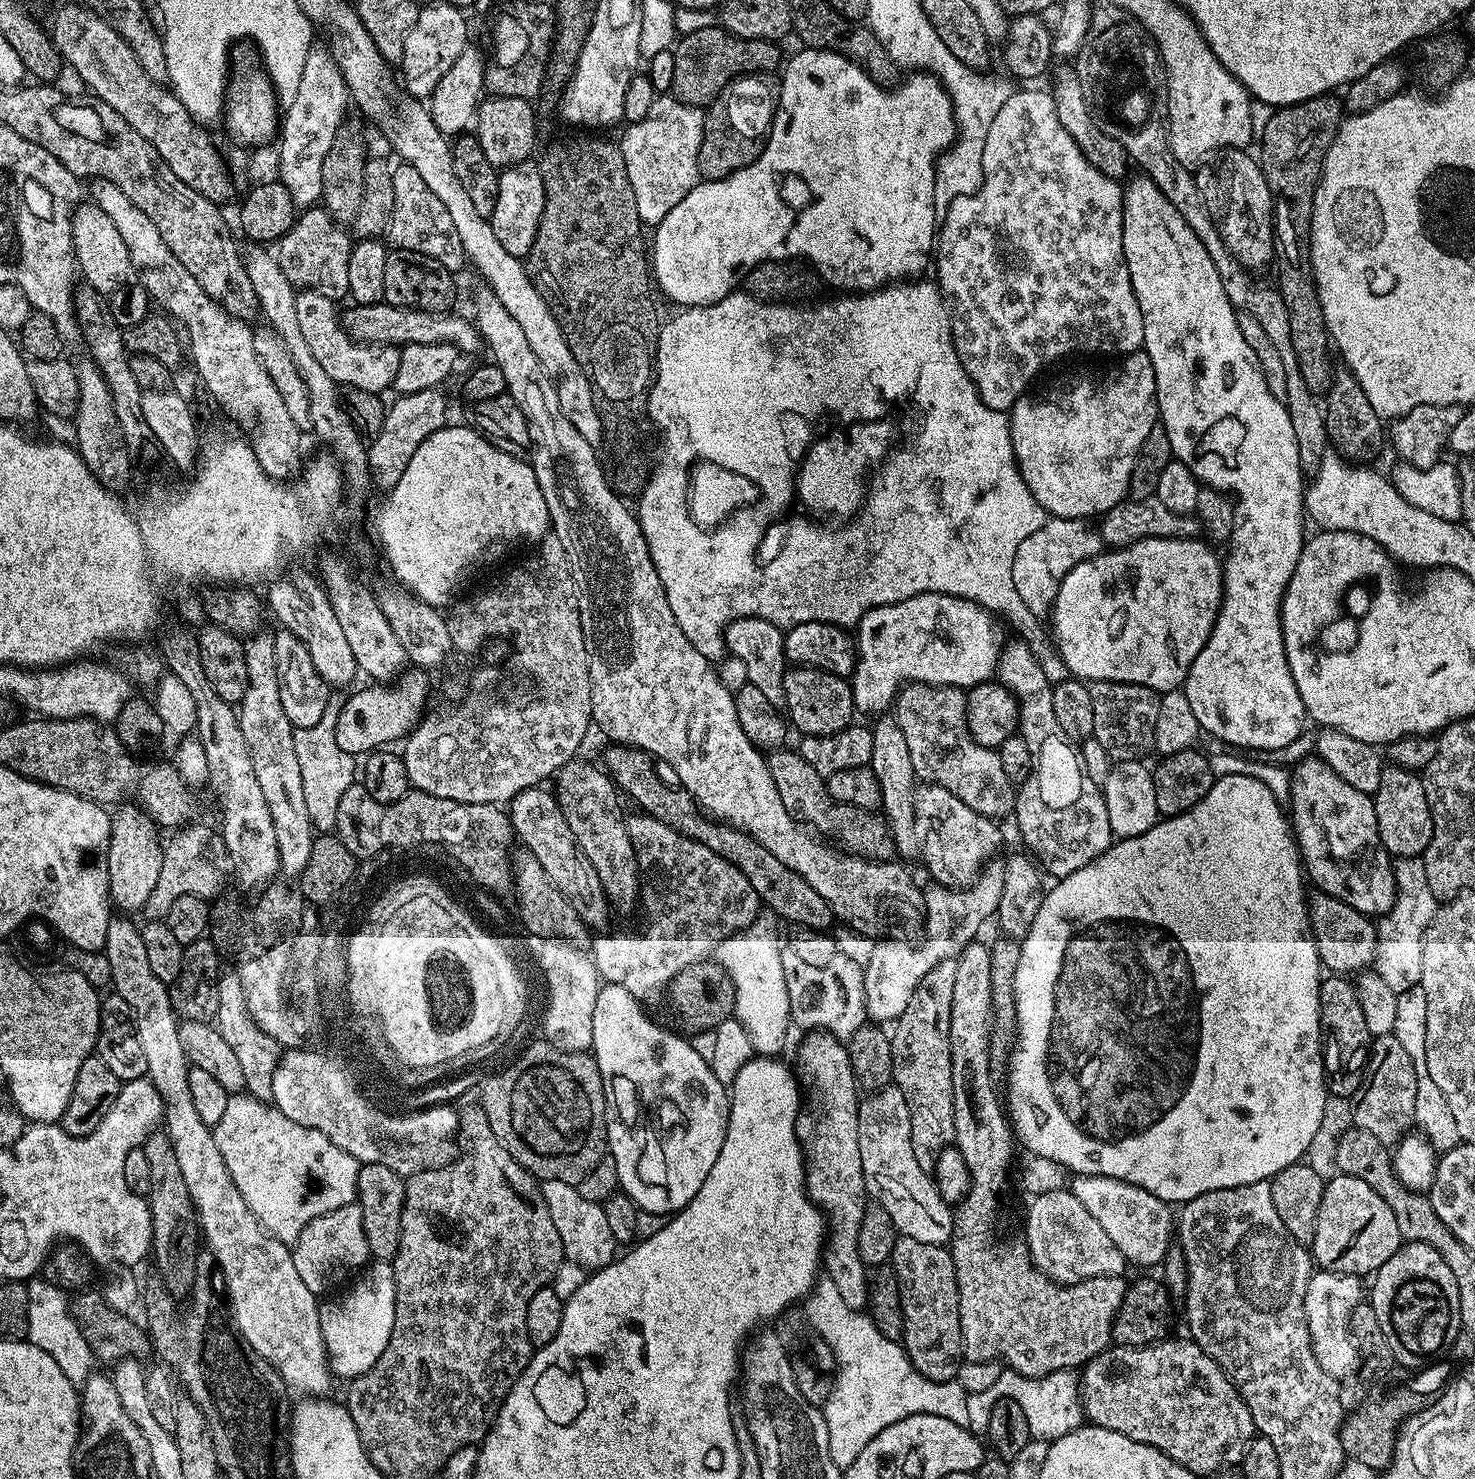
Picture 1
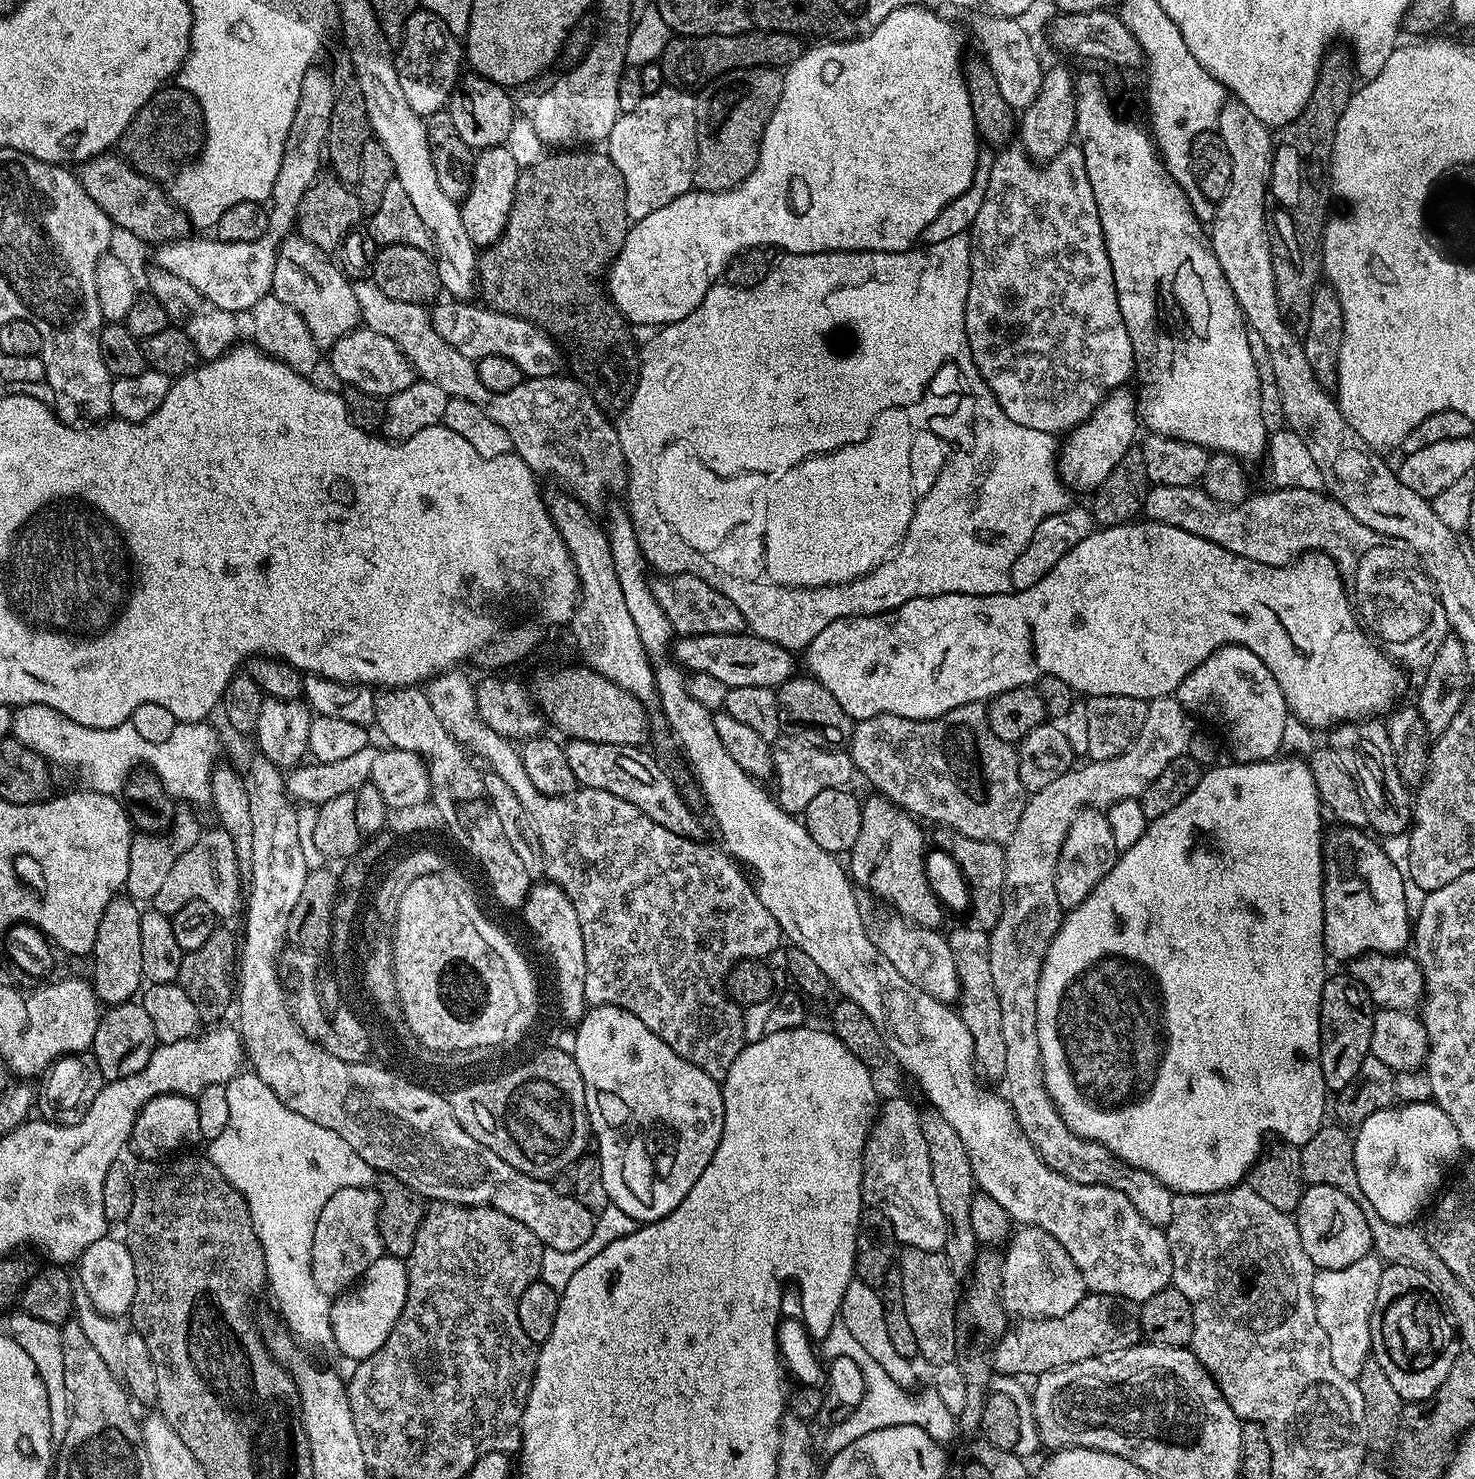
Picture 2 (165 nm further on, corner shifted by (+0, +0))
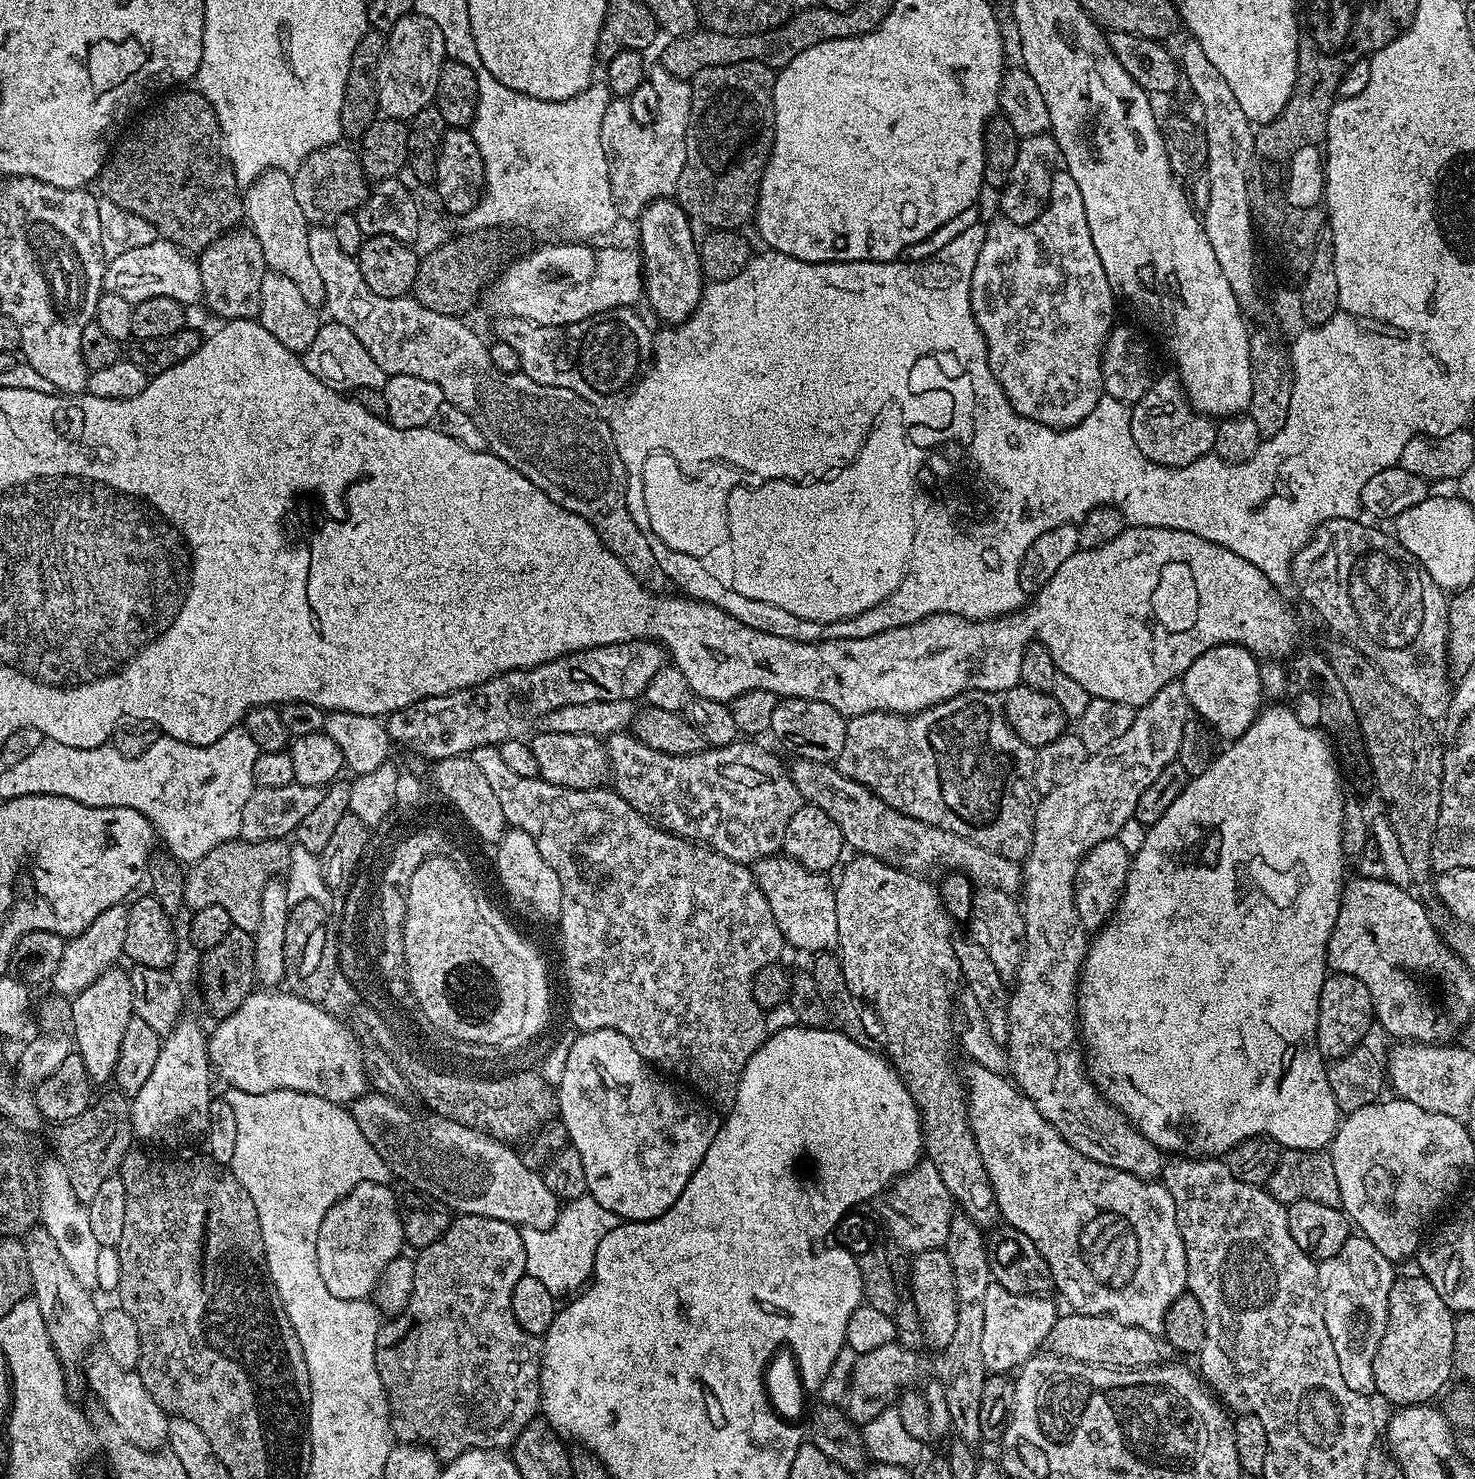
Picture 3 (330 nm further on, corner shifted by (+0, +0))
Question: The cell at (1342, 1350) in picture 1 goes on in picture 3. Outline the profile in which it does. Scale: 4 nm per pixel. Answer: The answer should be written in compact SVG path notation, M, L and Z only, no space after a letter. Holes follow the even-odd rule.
M1362 1234L1349 1235L1347 1242L1330 1258L1319 1261L1316 1269L1316 1282L1320 1293L1320 1306L1324 1309L1326 1330L1330 1334L1330 1342L1334 1342L1334 1354L1338 1354L1338 1370L1342 1370L1342 1382L1350 1386L1350 1390L1372 1394L1376 1392L1374 1382L1374 1354L1382 1342L1382 1334L1388 1321L1388 1299L1392 1283L1398 1278L1393 1261L1387 1260Z

